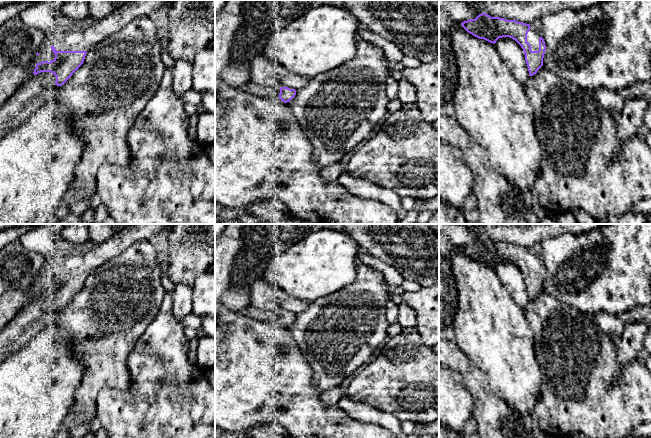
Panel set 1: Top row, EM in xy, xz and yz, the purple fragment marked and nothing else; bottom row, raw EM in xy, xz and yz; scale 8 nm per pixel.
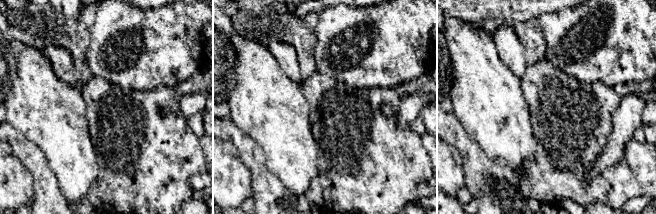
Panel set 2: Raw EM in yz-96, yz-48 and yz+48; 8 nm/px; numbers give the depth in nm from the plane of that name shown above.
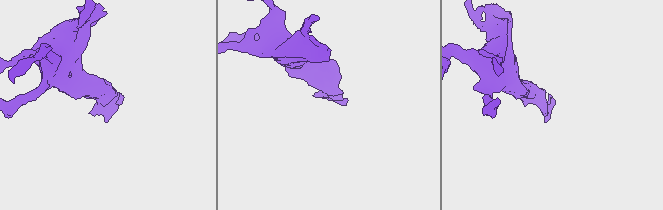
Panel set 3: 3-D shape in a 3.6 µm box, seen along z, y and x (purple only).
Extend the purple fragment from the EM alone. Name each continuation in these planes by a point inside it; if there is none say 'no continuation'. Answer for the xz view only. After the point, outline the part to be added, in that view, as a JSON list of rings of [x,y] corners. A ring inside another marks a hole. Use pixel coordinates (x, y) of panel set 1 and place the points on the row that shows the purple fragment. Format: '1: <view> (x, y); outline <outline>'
1: xz (272, 92); outline [[[253,83],[243,86],[241,90],[264,99],[279,99],[280,93],[280,88],[275,85],[264,87]]]

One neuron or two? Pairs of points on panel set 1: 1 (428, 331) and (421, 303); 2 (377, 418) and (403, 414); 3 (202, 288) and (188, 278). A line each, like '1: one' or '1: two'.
1: one
2: two
3: two

